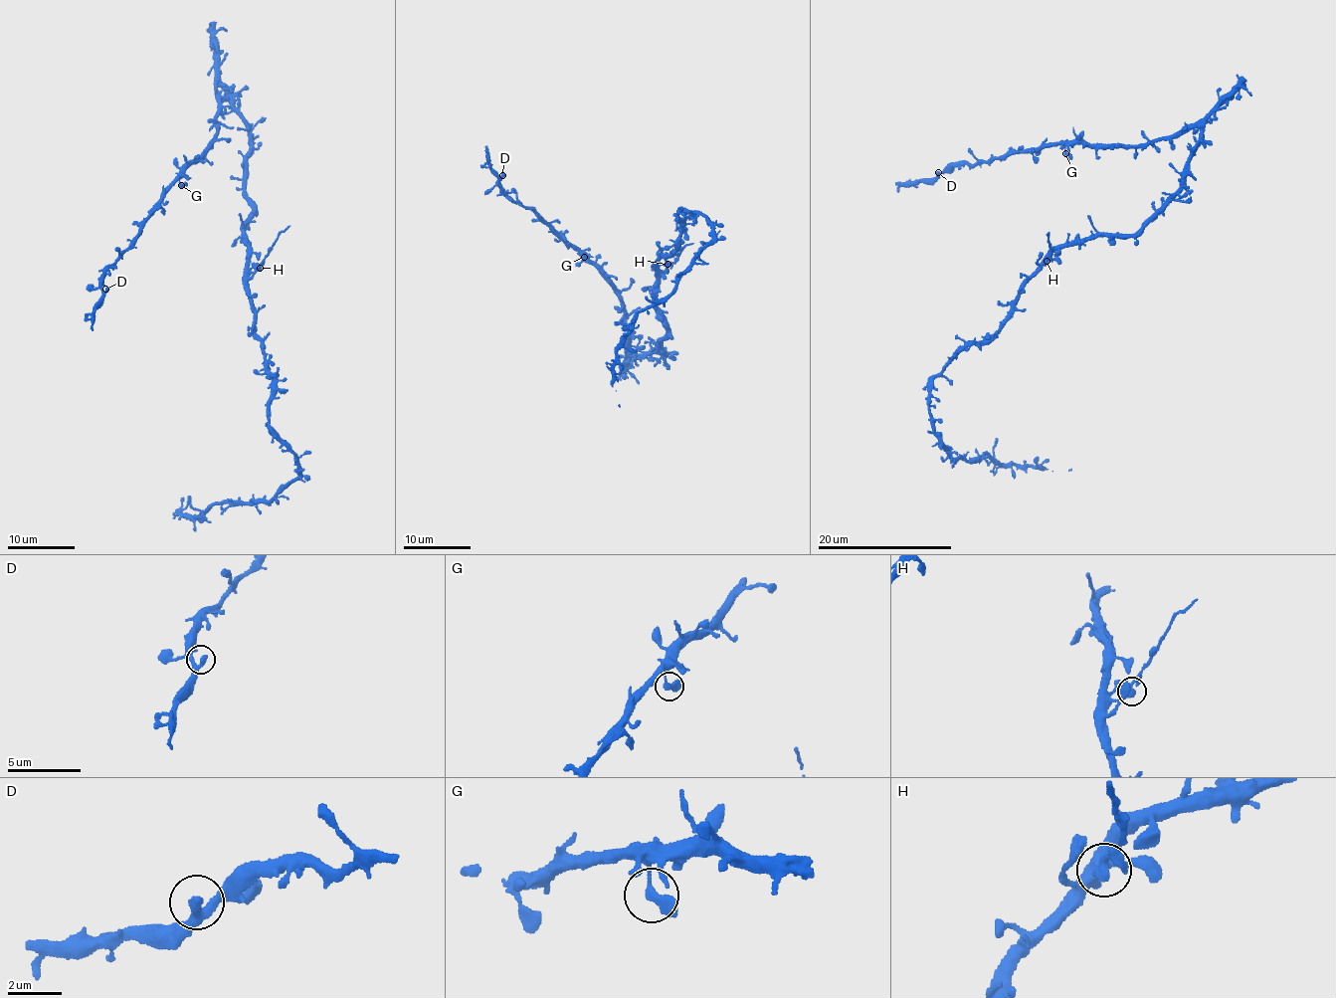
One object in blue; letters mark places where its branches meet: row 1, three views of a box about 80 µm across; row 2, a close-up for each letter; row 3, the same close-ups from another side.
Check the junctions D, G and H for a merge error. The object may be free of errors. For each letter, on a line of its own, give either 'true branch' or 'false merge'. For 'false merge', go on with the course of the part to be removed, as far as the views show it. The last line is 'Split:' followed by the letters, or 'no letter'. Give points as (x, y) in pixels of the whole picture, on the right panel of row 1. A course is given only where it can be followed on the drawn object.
D: true branch
G: true branch
H: false merge | (1047, 261), (1050, 248), (1049, 232)
Split: H

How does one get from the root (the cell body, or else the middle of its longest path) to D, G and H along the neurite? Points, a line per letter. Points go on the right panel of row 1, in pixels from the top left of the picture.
D: (1109, 237), (1137, 234), (1179, 188), (1200, 126), (1128, 146), (1060, 141), (938, 172)
G: (1109, 237), (1137, 234), (1179, 188), (1200, 126), (1128, 146), (1083, 140), (1065, 145), (1065, 153)
H: (1109, 237), (1088, 237), (1060, 244), (1047, 261)

